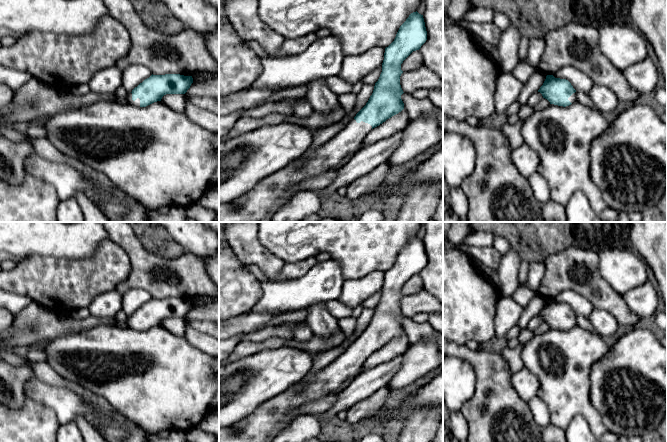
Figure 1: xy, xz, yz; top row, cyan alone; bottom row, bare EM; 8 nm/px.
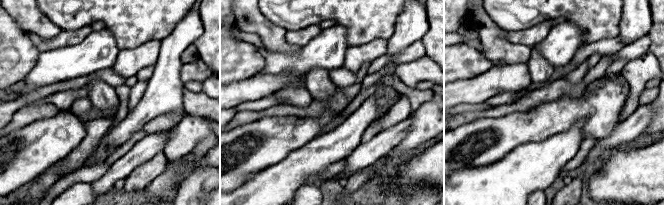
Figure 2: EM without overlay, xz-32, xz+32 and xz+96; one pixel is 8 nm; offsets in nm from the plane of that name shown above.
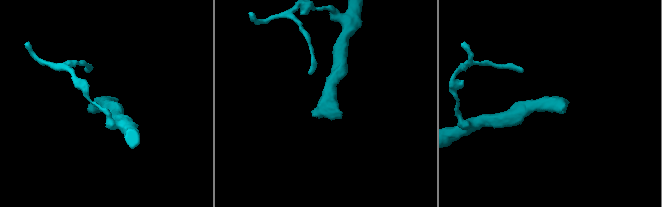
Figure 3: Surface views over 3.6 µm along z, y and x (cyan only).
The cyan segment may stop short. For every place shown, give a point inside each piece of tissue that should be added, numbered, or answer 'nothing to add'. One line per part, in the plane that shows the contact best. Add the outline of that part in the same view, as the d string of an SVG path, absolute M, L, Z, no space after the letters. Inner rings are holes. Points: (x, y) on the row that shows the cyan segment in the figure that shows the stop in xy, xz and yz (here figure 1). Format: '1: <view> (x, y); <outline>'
1: xy (136, 103); M129 92L127 94L126 98L127 98L128 104L131 104L131 105L136 106L136 107L140 107L140 99L137 98L135 101L133 101L131 92Z

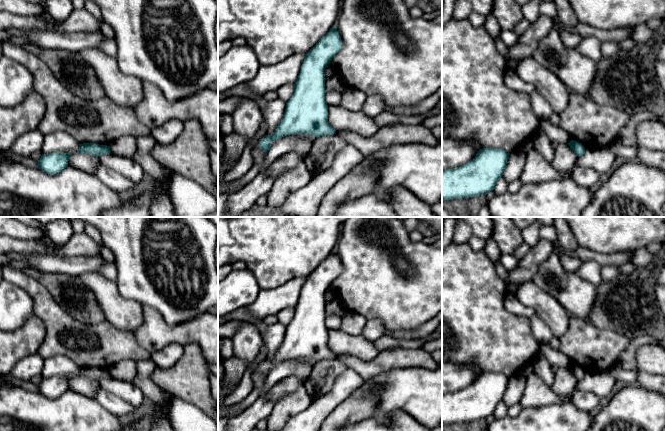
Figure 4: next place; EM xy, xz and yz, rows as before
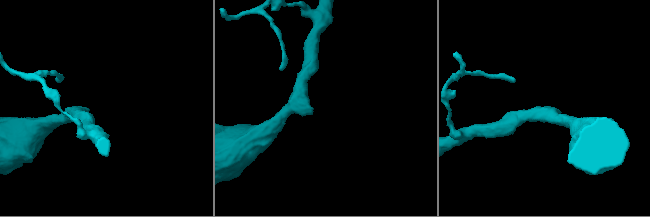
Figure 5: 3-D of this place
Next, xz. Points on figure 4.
nothing to add

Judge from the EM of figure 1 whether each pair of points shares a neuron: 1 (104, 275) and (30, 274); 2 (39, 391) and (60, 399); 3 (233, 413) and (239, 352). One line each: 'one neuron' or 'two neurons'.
1: one neuron
2: one neuron
3: two neurons

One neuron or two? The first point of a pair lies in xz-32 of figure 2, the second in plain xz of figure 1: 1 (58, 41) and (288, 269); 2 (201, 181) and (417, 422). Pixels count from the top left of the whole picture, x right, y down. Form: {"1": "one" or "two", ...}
{"1": "one", "2": "one"}

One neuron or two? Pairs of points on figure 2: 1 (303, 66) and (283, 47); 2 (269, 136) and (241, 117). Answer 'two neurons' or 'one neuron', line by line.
1: two neurons
2: two neurons

